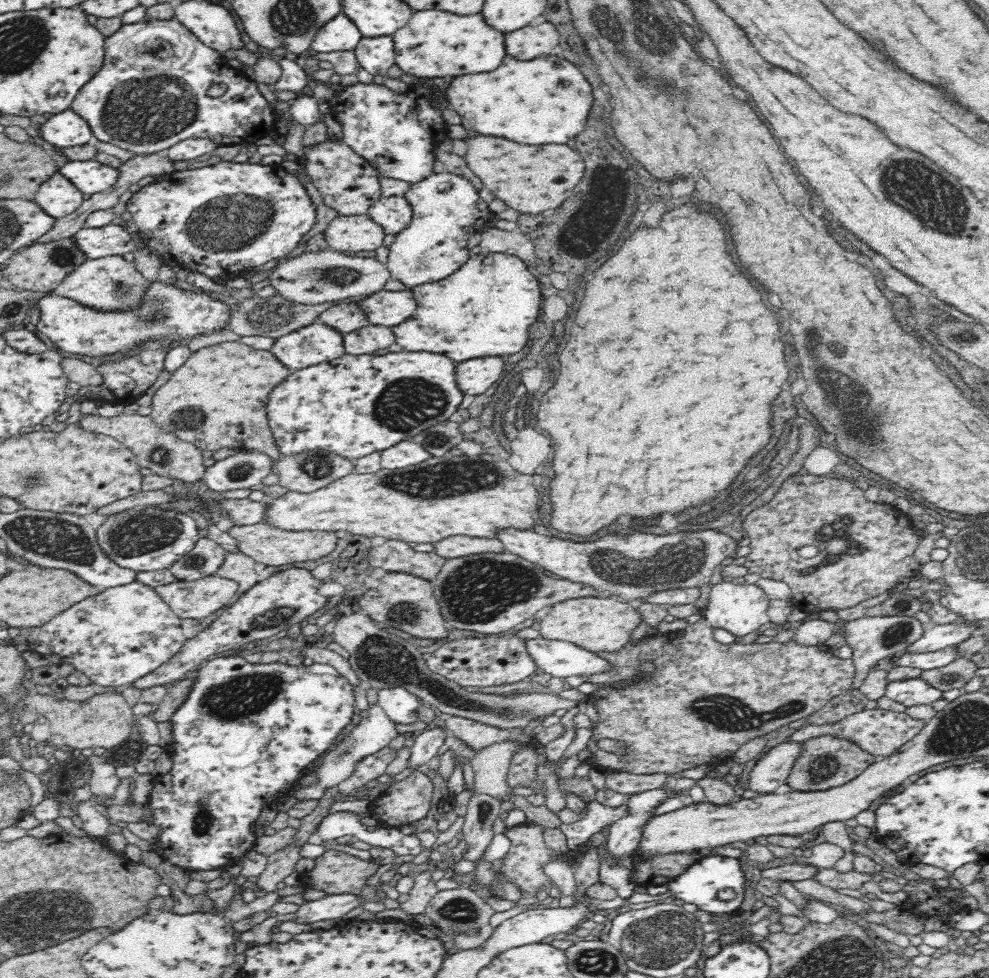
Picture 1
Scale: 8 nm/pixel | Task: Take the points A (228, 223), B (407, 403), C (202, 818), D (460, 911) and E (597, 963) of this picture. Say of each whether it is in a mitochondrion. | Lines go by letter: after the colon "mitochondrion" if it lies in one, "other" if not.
A: mitochondrion
B: mitochondrion
C: mitochondrion
D: mitochondrion
E: mitochondrion

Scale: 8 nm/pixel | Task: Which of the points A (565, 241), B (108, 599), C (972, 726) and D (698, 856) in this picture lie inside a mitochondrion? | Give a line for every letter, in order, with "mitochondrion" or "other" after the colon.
A: other
B: other
C: mitochondrion
D: other

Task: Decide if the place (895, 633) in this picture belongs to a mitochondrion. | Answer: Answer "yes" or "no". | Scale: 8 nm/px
yes

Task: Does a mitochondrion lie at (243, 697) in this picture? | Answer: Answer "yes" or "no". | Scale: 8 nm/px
yes

